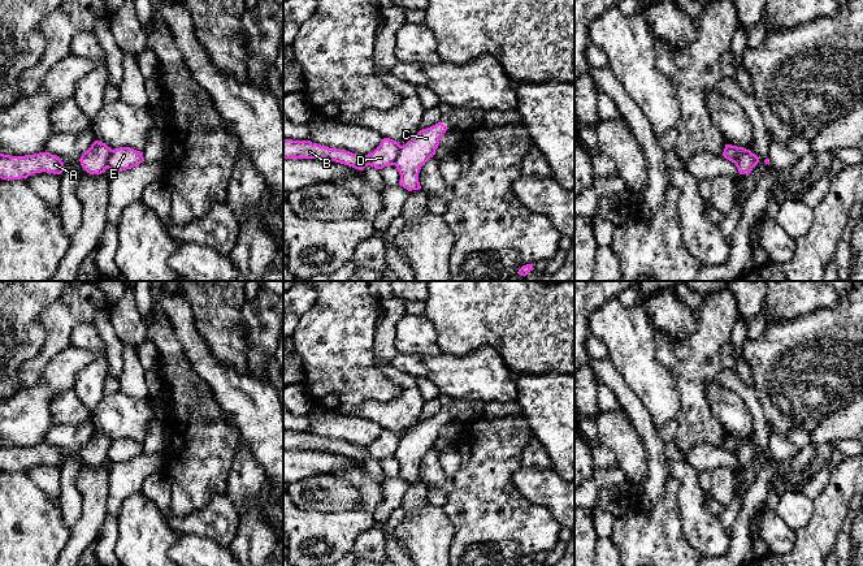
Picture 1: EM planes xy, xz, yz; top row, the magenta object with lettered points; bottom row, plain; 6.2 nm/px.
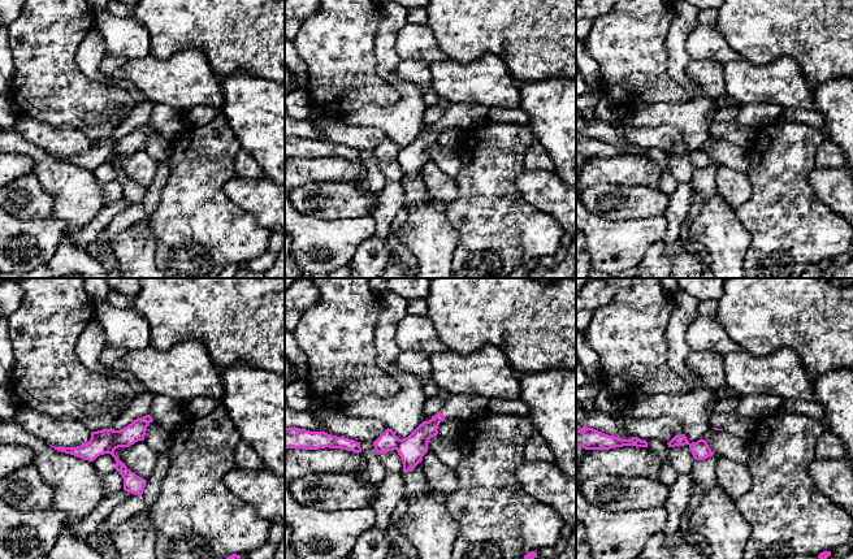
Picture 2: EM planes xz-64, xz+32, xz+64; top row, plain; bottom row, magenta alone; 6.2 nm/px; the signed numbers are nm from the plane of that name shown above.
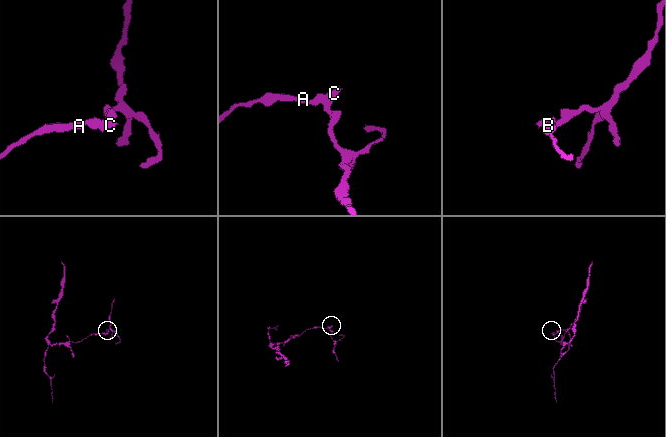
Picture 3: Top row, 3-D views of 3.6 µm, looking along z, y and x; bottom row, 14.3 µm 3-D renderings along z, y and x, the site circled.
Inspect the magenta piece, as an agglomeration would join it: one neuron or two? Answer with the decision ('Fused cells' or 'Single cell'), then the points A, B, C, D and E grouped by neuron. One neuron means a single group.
Fused cells. Groups: A B D / C E

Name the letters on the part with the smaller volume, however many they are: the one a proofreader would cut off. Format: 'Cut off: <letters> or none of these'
Cut off: C, E

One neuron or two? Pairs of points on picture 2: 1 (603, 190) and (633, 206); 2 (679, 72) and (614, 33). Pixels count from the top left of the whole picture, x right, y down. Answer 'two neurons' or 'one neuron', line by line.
1: one neuron
2: two neurons

